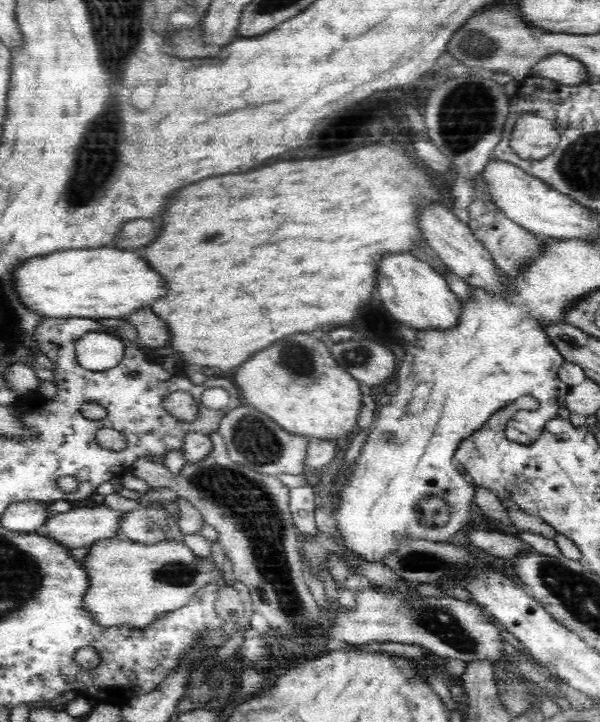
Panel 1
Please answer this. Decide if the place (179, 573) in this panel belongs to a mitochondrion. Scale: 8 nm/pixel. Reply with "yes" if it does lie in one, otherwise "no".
yes

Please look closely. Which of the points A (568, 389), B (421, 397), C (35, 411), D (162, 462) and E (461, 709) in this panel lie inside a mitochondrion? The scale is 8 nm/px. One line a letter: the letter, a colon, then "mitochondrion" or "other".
A: other
B: other
C: other
D: other
E: other

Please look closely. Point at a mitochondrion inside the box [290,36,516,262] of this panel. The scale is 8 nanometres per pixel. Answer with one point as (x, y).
(469, 111)

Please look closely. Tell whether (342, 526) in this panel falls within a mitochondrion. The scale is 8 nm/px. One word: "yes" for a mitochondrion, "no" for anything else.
no

